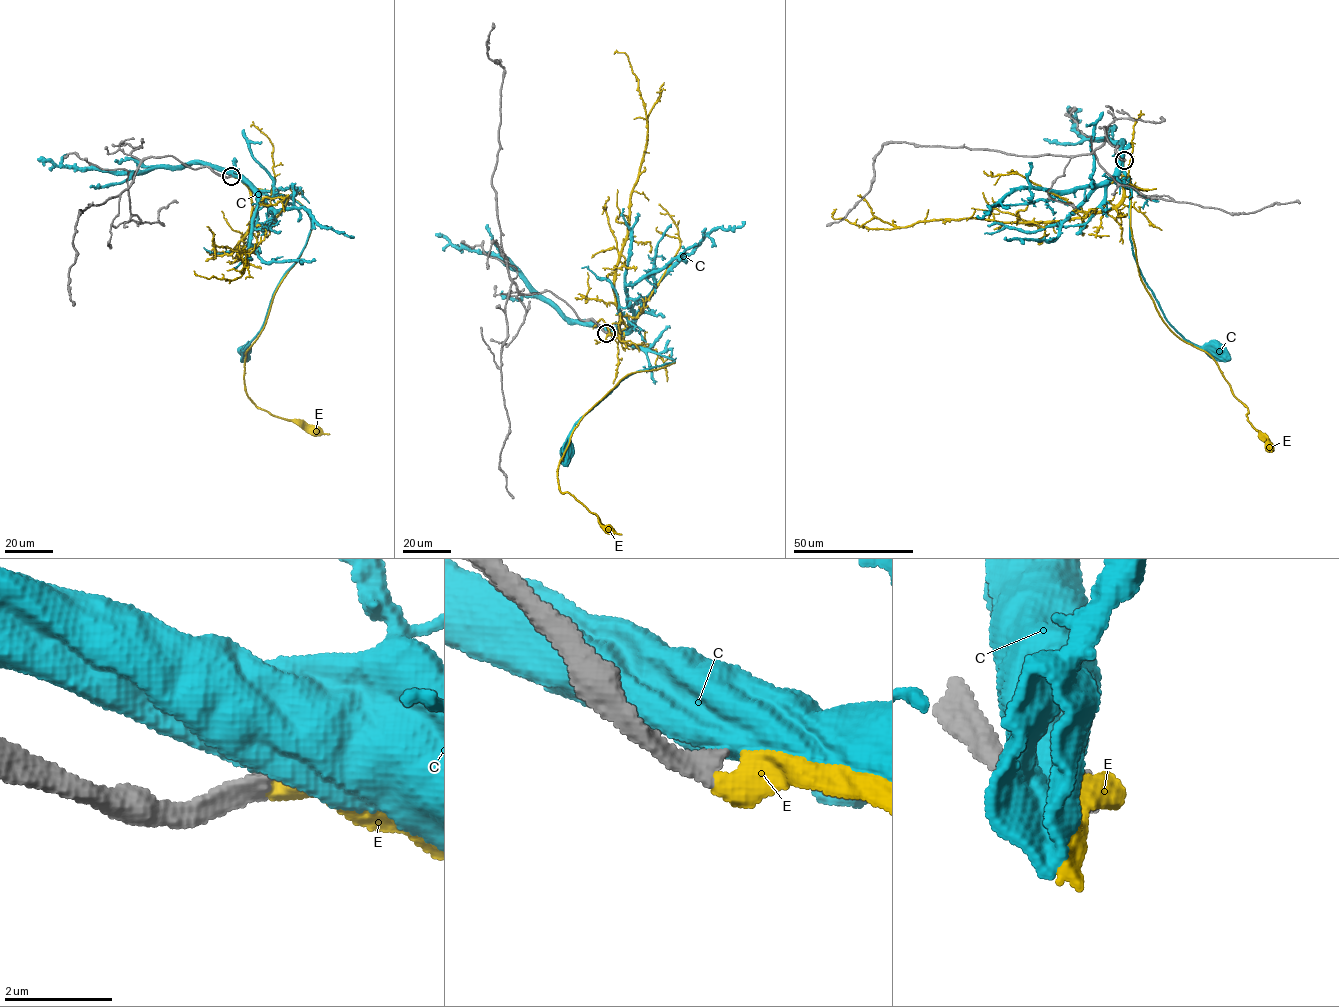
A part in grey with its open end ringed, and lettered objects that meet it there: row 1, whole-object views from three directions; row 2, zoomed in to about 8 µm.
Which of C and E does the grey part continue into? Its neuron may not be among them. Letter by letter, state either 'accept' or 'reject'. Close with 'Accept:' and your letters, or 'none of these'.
C: reject
E: accept
Accept: E

